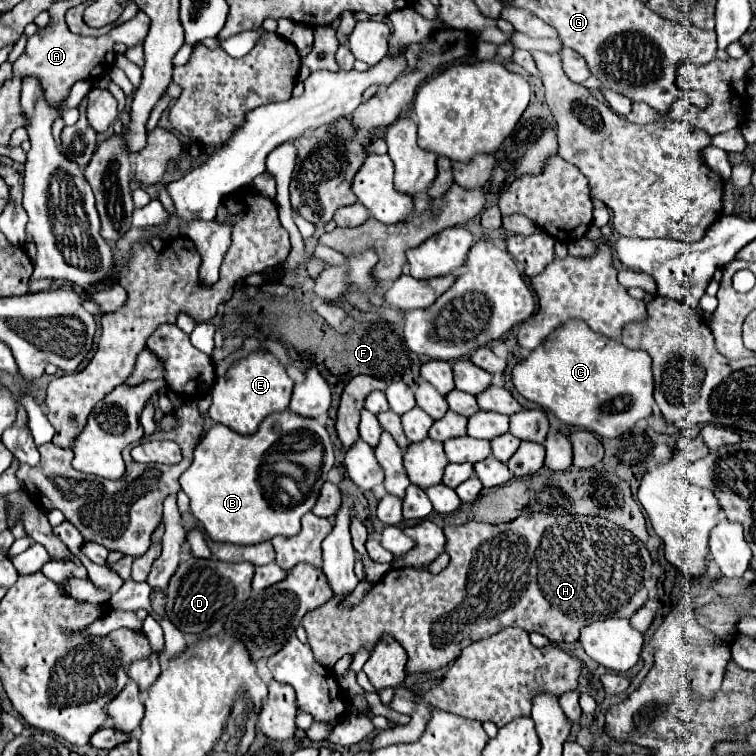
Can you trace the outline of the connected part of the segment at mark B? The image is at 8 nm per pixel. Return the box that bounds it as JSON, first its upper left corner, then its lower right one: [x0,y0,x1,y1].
[181,368,333,544]

